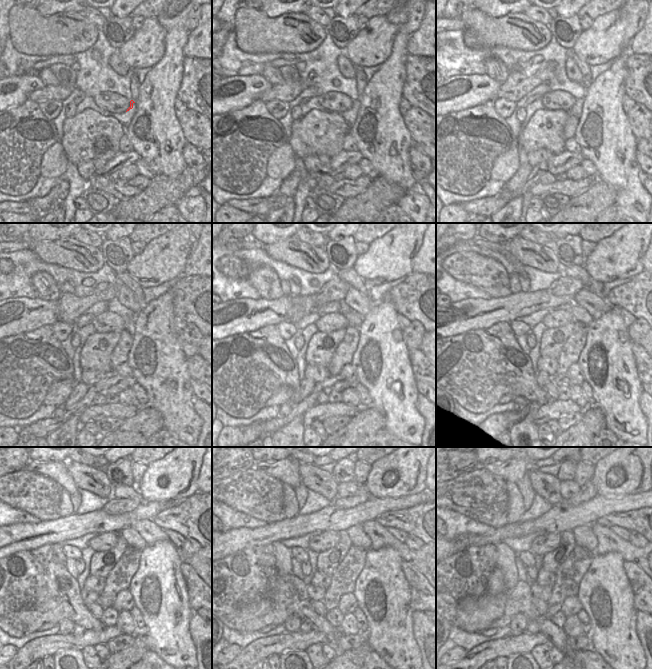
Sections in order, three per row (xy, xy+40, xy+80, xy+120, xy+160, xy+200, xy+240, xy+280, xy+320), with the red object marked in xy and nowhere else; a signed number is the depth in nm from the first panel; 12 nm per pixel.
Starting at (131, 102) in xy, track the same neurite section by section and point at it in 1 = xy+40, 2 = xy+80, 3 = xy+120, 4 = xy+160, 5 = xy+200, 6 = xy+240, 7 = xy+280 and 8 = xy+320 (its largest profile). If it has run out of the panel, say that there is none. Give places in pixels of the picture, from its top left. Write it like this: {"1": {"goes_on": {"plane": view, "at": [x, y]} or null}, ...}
{"1": {"goes_on": {"plane": "xy+40", "at": [354, 106]}}, "2": {"goes_on": {"plane": "xy+80", "at": [577, 104]}}, "3": {"goes_on": {"plane": "xy+120", "at": [129, 323]}}, "4": {"goes_on": {"plane": "xy+160", "at": [354, 319]}}, "5": {"goes_on": {"plane": "xy+200", "at": [579, 313]}}, "6": {"goes_on": {"plane": "xy+240", "at": [132, 537]}}, "7": {"goes_on": {"plane": "xy+280", "at": [358, 537]}}, "8": {"goes_on": {"plane": "xy+320", "at": [584, 537]}}}

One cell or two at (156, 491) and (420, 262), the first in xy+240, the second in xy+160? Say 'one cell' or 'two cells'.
two cells

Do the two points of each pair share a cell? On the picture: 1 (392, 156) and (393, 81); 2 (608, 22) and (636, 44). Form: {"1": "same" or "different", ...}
{"1": "same", "2": "different"}

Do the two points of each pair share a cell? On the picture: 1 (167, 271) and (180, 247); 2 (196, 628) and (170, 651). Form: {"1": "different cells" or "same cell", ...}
{"1": "same cell", "2": "different cells"}

